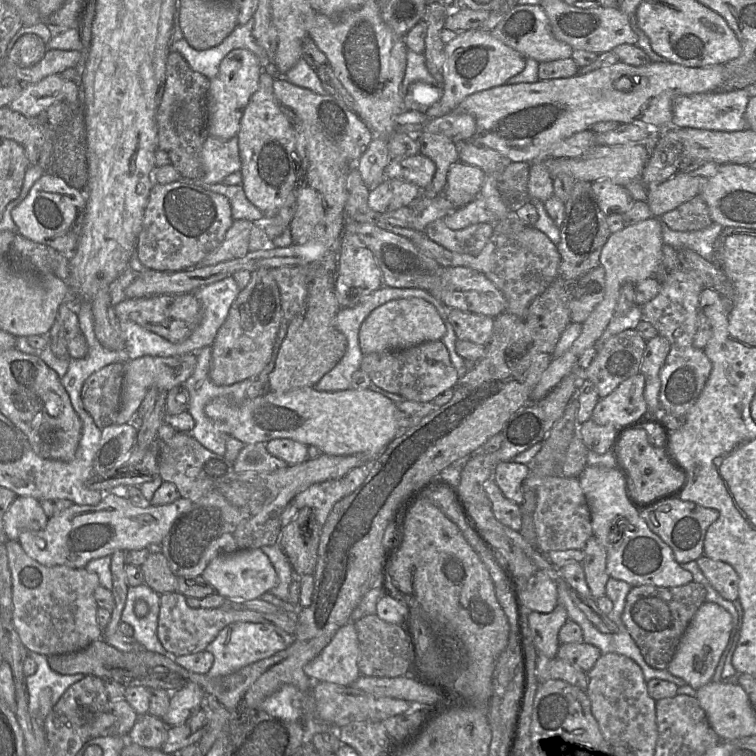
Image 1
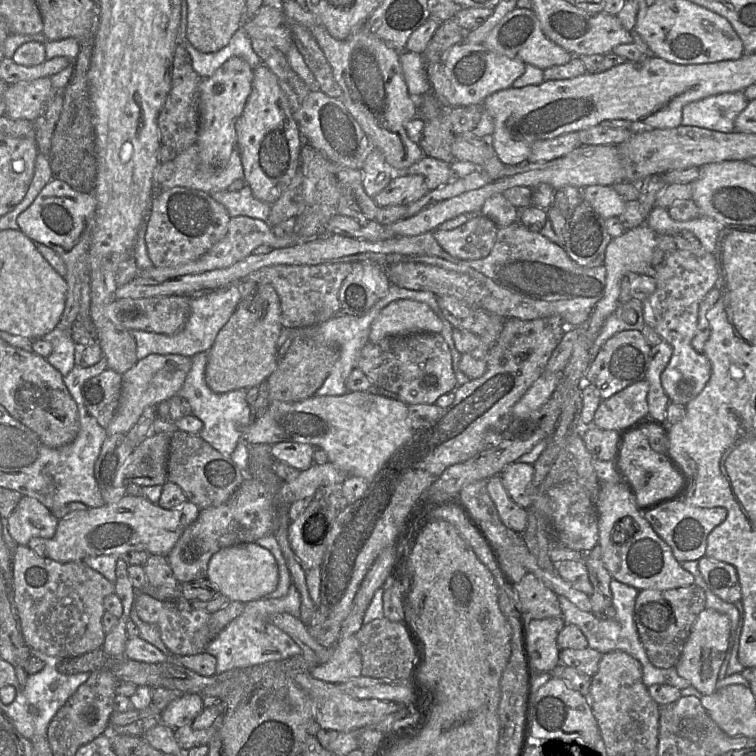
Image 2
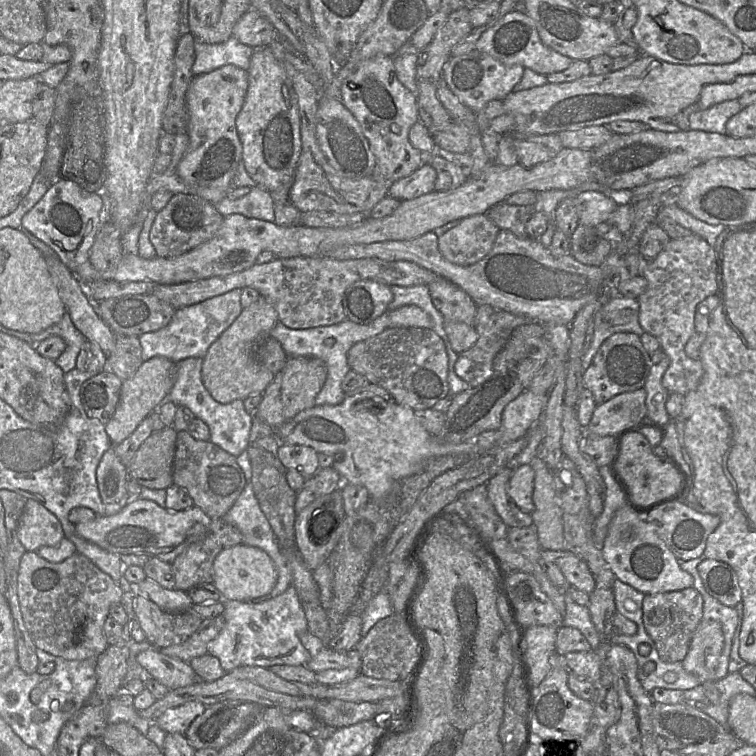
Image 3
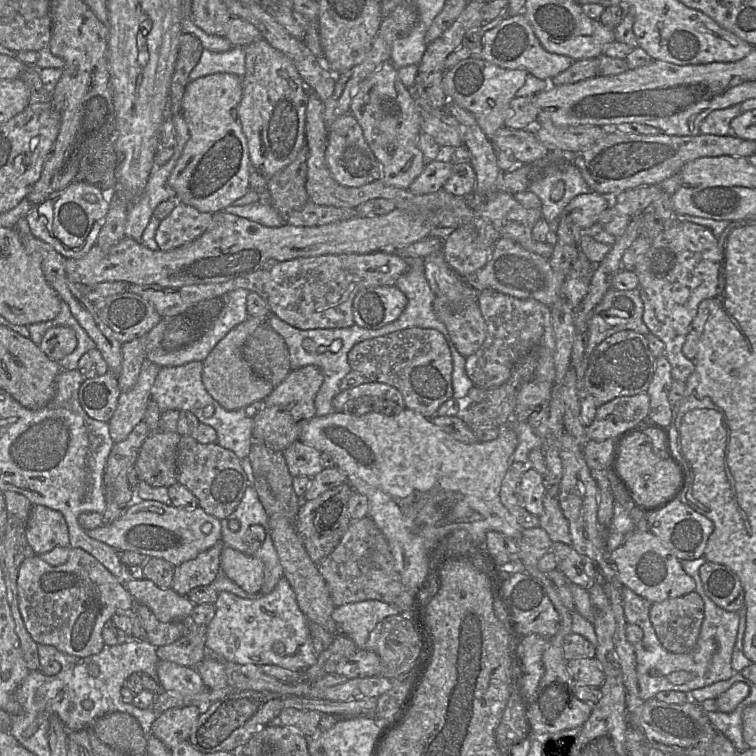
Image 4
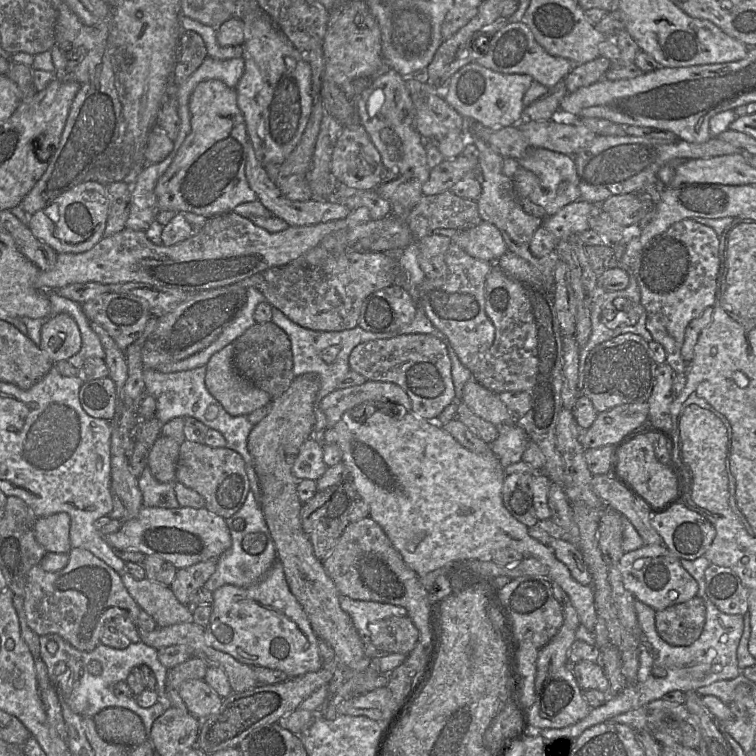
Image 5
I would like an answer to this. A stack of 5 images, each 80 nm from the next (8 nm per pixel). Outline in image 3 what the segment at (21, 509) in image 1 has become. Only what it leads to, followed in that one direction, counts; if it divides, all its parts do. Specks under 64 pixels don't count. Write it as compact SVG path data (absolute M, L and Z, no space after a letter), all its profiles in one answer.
M33 499L26 500L17 526L17 536L26 551L55 546L65 538L58 518Z

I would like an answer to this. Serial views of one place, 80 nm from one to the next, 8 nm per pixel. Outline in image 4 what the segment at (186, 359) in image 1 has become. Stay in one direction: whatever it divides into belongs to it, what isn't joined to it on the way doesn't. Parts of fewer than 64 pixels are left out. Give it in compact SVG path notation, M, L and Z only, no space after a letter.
M145 362L136 384L129 391L121 392L116 410L108 422L109 434L114 444L125 440L143 421L151 400L151 389L160 369L153 362Z

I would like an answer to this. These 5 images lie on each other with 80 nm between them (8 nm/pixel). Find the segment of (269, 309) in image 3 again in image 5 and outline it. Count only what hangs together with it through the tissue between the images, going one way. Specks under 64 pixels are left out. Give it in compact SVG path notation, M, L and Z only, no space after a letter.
M229 344L211 356L205 366L205 385L228 414L248 416L272 399L236 371L233 354L234 345Z

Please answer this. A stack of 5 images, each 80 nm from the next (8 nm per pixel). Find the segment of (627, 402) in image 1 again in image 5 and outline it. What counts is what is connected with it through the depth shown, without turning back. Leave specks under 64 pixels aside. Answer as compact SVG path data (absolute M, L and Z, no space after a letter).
M648 402L623 404L600 412L590 428L582 430L583 447L613 447L630 432L650 424L648 420Z

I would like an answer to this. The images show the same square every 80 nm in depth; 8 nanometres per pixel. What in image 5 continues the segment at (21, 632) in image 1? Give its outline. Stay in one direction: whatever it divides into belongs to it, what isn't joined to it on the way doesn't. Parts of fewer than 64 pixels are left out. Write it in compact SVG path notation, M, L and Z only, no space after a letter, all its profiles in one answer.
M82 548L68 552L67 565L55 572L33 566L27 579L23 609L28 627L39 637L57 634L74 648L90 652L100 643L104 624L116 616L125 616L135 625L140 607L124 586L121 575Z

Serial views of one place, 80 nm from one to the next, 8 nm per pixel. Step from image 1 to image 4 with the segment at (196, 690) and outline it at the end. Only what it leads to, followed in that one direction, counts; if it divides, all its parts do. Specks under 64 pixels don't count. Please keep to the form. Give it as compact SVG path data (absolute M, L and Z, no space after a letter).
M195 705L170 708L155 719L151 734L171 750L179 743L188 741L200 714L201 708Z

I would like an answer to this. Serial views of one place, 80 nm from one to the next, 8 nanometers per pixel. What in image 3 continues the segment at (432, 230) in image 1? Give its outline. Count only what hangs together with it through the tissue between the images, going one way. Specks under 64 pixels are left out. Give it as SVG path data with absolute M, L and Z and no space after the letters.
M473 215L438 236L438 248L453 264L473 265L491 251L499 231L487 215Z

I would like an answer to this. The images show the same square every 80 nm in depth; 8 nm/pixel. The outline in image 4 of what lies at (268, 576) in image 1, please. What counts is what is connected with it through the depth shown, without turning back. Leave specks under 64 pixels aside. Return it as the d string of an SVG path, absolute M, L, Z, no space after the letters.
M224 547L220 556L221 571L247 593L257 593L264 581L264 564L252 555Z

